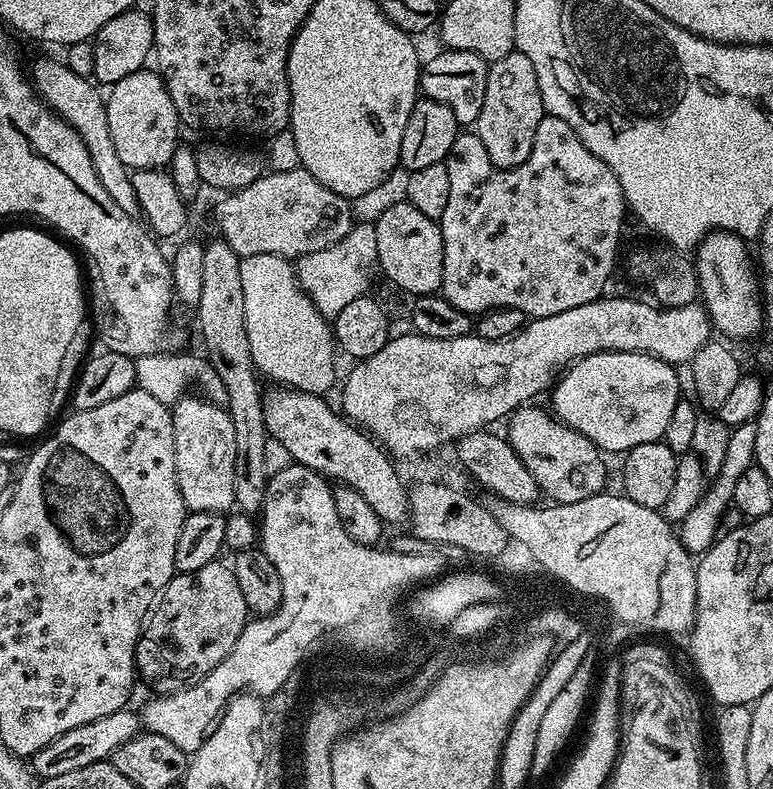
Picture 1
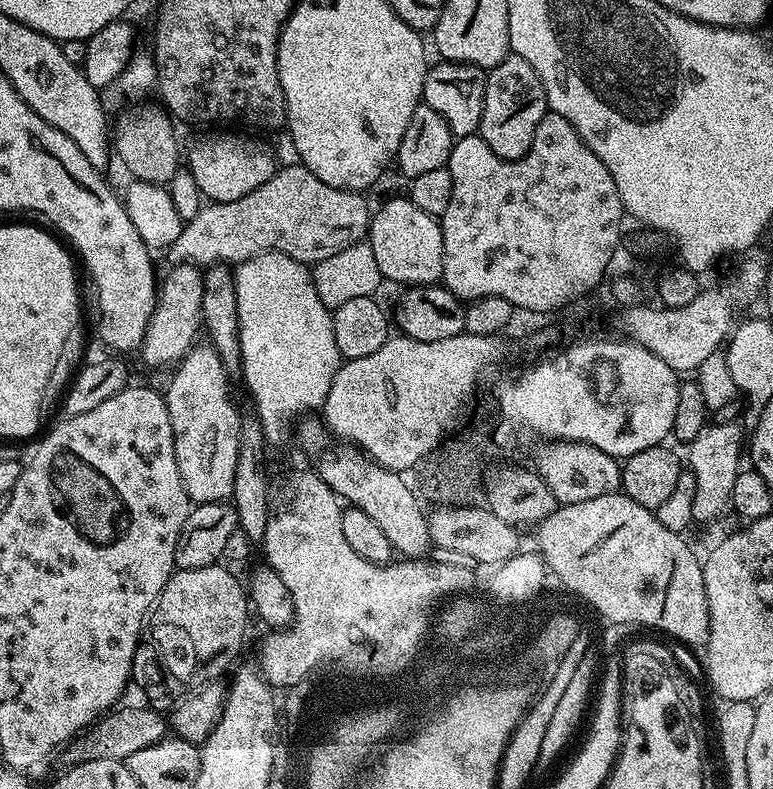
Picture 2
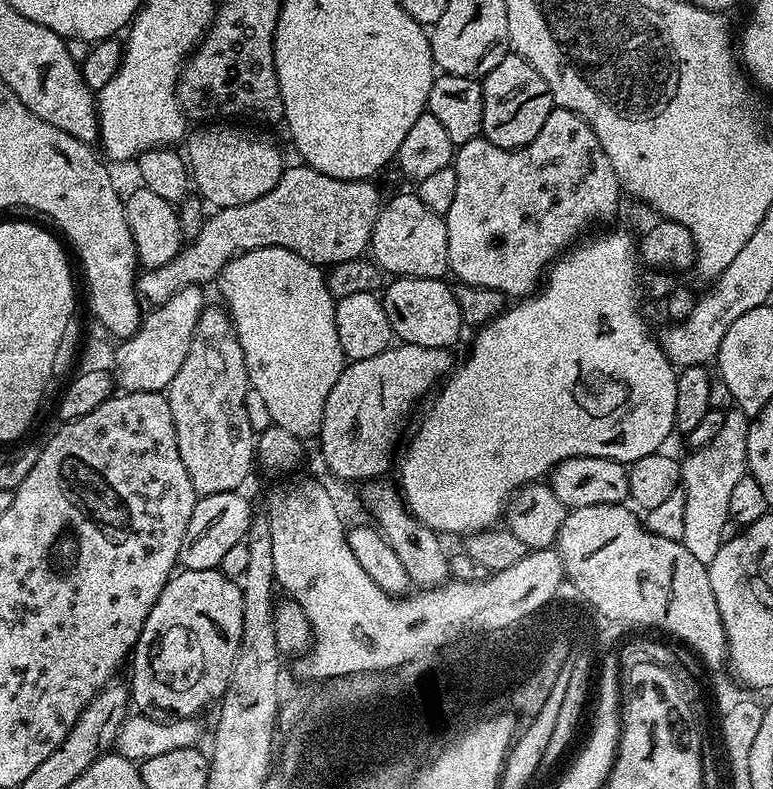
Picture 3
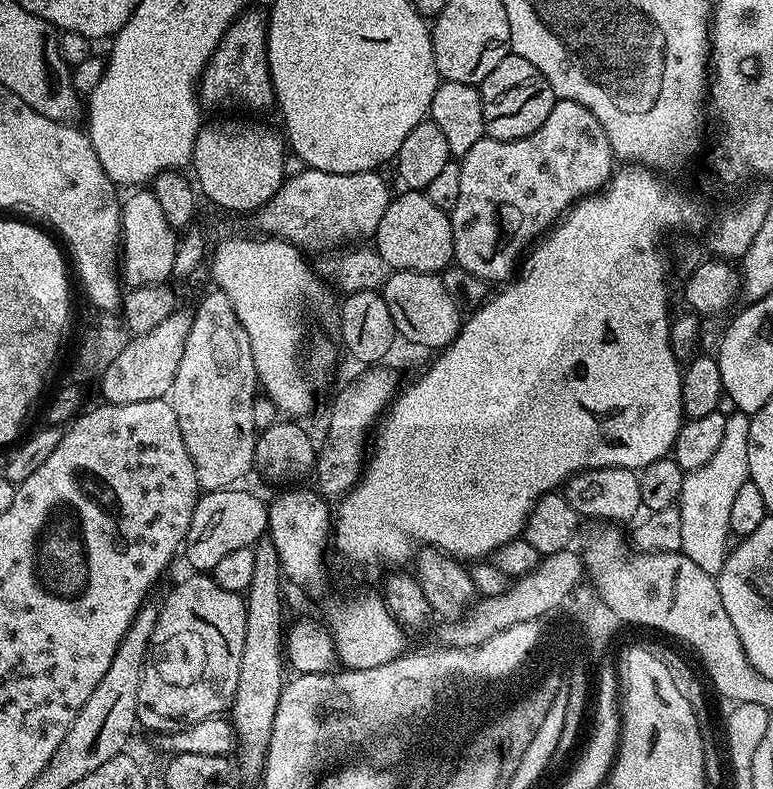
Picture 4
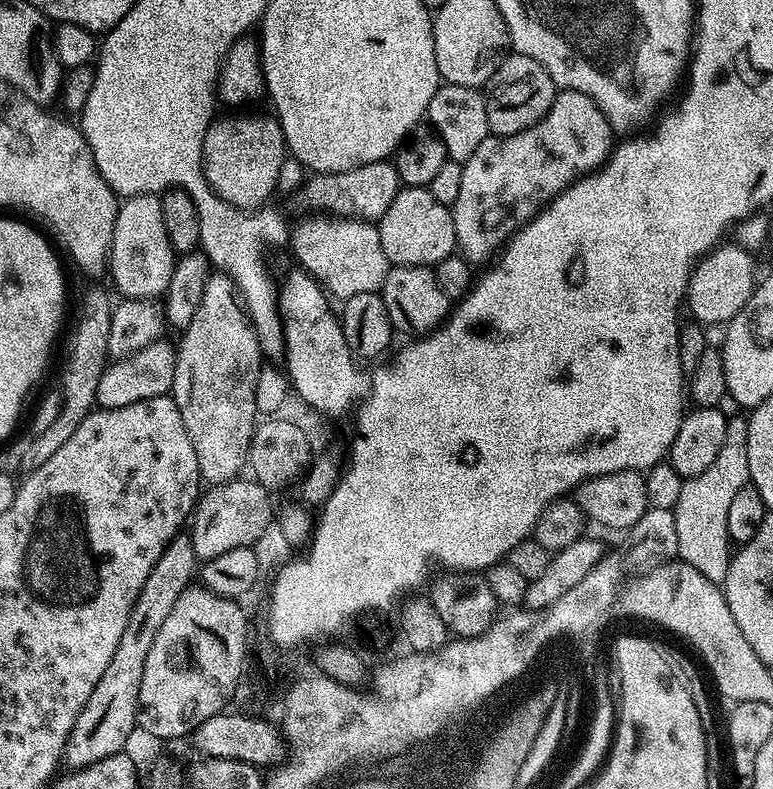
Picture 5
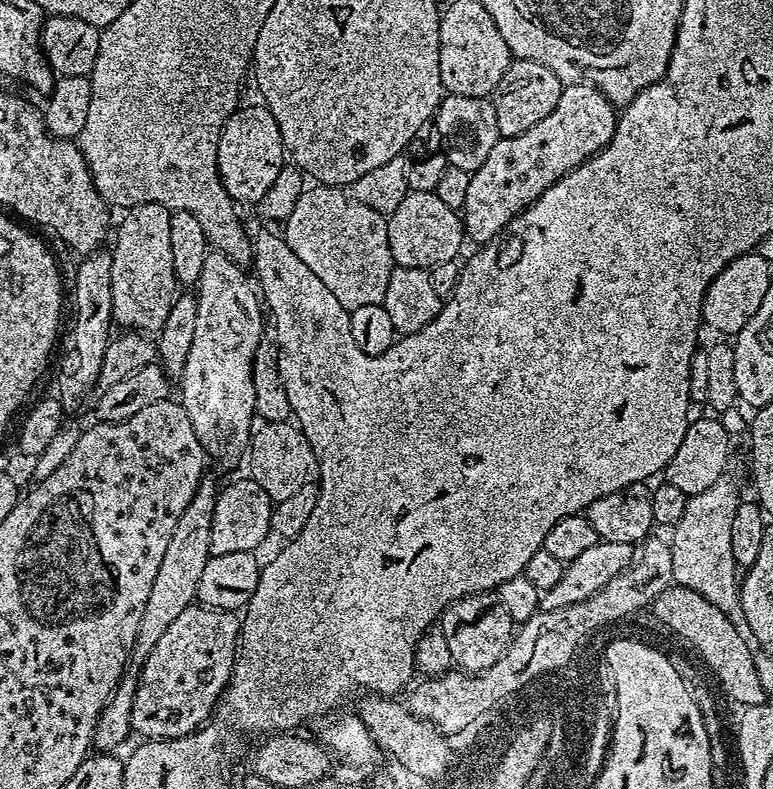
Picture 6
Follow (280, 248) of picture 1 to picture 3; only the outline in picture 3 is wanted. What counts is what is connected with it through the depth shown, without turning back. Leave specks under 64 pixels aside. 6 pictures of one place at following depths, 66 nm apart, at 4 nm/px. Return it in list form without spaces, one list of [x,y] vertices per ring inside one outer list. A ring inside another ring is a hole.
[[[307,166],[284,168],[272,190],[260,198],[246,202],[245,205],[213,211],[198,230],[198,236],[189,239],[172,260],[161,268],[141,271],[136,278],[137,293],[141,301],[148,303],[149,300],[149,305],[159,306],[187,284],[208,286],[211,280],[213,283],[229,260],[255,248],[285,248],[306,258],[311,264],[321,266],[331,266],[340,264],[343,260],[363,257],[372,239],[374,222],[381,207],[380,192],[368,180],[335,180]]]

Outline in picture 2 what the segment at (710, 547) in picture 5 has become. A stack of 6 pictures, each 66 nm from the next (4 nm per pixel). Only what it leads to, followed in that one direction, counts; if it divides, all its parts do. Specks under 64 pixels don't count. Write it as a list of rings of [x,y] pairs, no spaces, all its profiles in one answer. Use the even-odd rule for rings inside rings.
[[[722,420],[705,424],[698,438],[687,441],[687,471],[694,474],[694,498],[692,499],[692,518],[698,525],[708,524],[723,514],[729,507],[730,490],[734,490],[734,478],[742,471],[740,455],[746,452],[746,432],[739,423]]]

